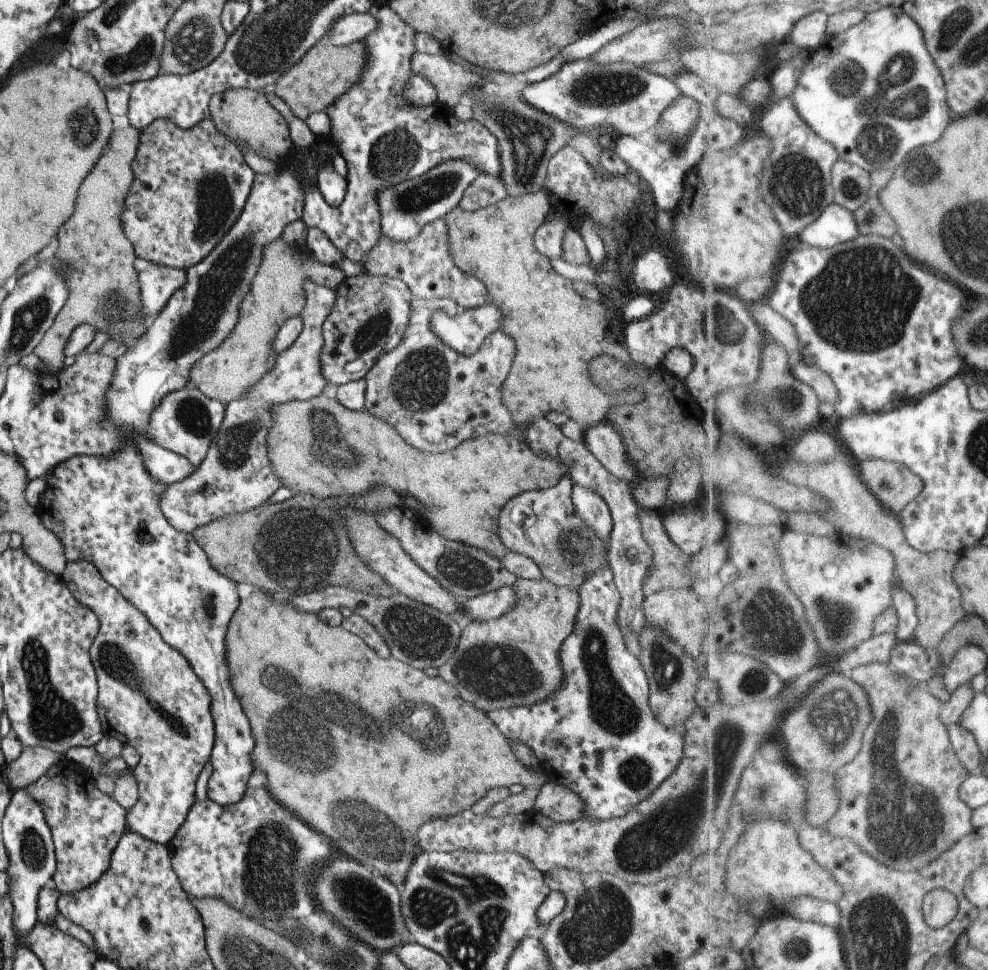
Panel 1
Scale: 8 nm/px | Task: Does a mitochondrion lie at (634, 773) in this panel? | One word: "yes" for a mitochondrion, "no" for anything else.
yes

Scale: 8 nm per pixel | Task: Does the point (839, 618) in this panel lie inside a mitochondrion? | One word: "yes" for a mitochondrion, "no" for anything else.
yes

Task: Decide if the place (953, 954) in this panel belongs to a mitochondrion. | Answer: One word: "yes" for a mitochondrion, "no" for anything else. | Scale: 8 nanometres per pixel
no

